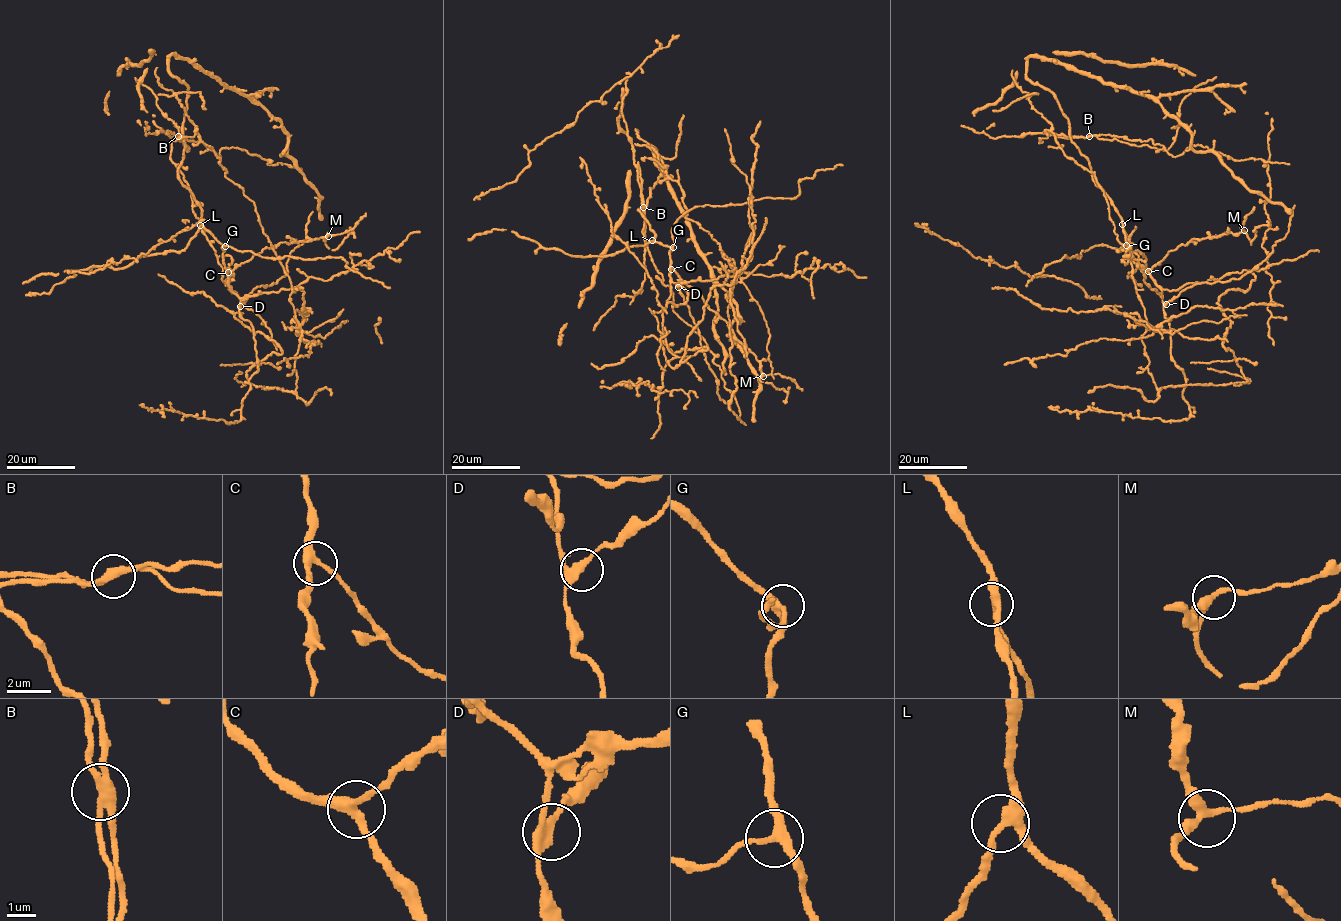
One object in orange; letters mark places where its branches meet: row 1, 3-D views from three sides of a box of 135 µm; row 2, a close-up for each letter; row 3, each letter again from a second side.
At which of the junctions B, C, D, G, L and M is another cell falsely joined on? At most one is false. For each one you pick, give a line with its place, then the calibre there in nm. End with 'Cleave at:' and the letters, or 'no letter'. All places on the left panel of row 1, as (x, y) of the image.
B: place (178, 136); calibre 320 nm
Cleave at: B

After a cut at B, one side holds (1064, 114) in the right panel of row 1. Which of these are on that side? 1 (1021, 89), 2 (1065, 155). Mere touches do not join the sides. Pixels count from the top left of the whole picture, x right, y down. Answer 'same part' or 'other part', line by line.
1: other part
2: other part

